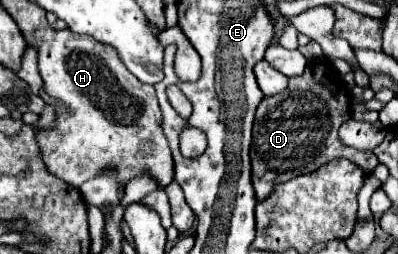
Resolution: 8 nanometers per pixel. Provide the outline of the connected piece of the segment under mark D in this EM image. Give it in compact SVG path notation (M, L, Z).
M310 61L306 71L300 77L290 77L284 93L264 97L256 109L254 119L254 137L250 147L252 157L252 183L256 189L256 199L262 201L268 193L284 181L290 181L298 175L312 173L320 165L332 159L350 159L362 171L370 173L378 165L378 159L372 151L358 151L346 147L340 137L340 125L350 119L352 97L350 91L340 85L340 75L332 69L332 65L324 65L322 61Z

